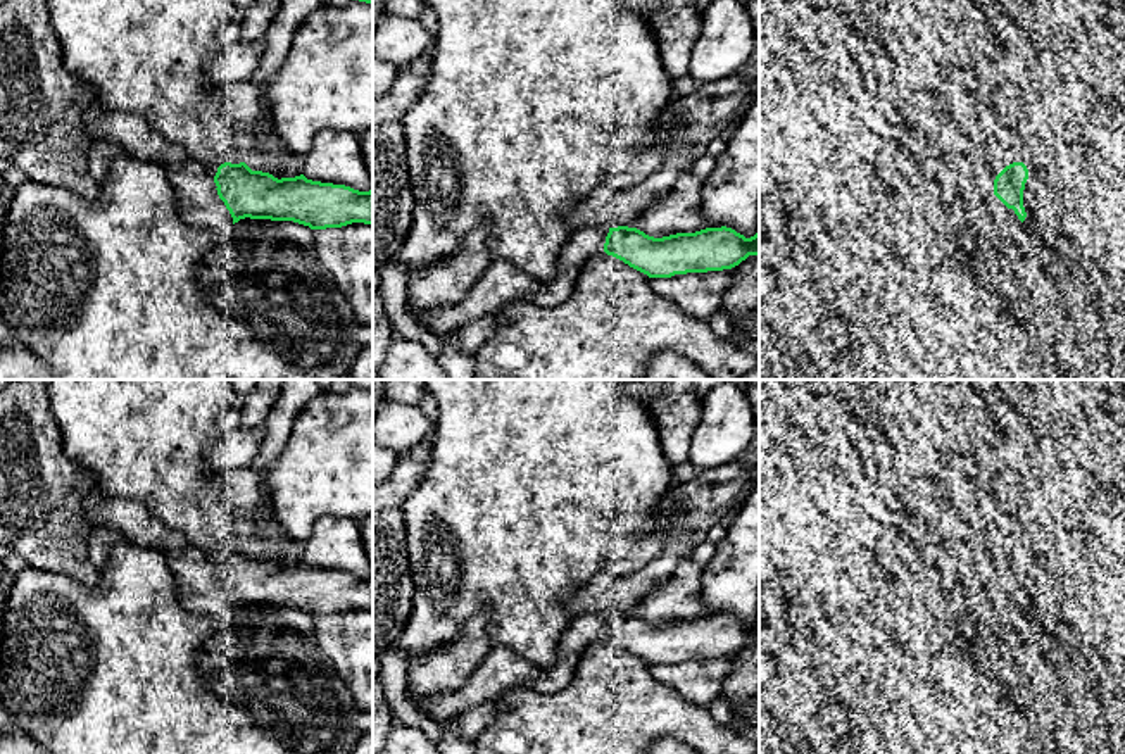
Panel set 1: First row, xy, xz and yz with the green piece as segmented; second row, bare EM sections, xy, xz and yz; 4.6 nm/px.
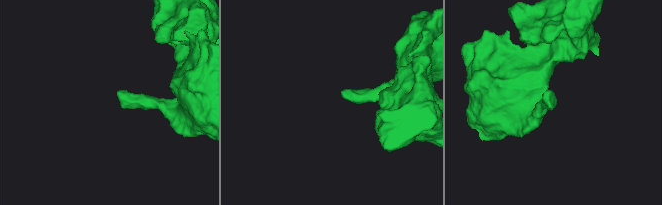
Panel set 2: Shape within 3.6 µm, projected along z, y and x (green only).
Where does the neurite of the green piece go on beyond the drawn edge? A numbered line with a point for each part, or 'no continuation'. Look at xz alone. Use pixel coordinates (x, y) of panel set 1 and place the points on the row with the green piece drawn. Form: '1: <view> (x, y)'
1: xz (502, 282)

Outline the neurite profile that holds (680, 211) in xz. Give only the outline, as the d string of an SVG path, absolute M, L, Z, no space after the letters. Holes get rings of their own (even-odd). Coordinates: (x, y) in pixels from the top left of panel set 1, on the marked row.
M683 171L673 190L649 205L633 228L663 238L676 233L695 233L707 228L702 217L702 190L706 178Z

